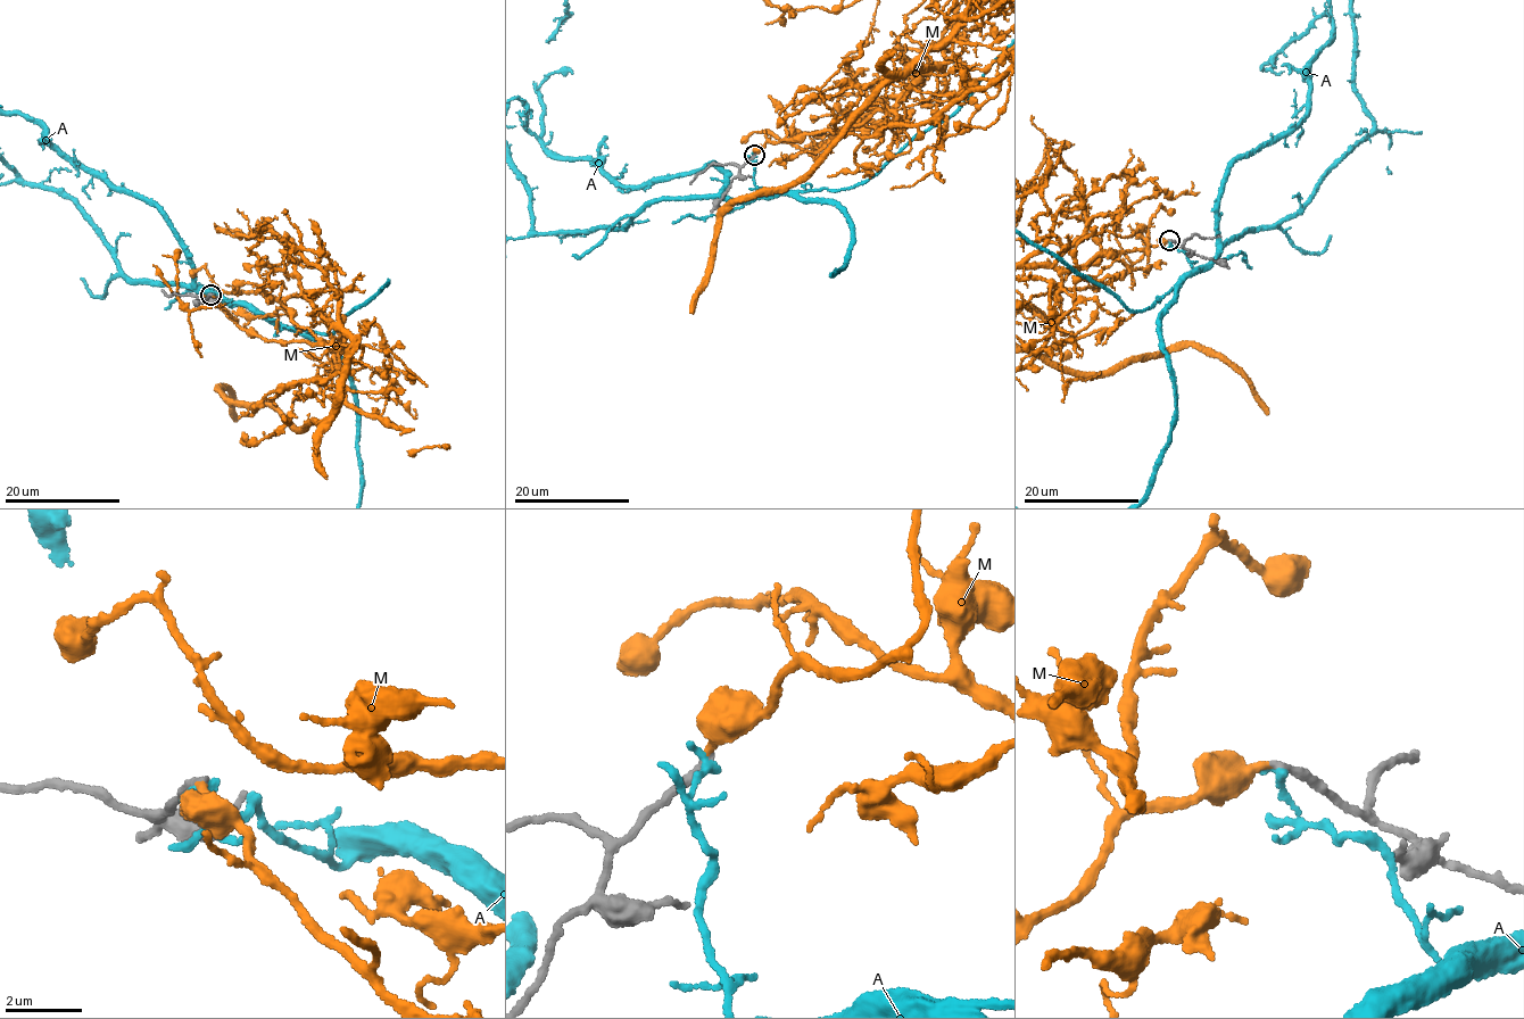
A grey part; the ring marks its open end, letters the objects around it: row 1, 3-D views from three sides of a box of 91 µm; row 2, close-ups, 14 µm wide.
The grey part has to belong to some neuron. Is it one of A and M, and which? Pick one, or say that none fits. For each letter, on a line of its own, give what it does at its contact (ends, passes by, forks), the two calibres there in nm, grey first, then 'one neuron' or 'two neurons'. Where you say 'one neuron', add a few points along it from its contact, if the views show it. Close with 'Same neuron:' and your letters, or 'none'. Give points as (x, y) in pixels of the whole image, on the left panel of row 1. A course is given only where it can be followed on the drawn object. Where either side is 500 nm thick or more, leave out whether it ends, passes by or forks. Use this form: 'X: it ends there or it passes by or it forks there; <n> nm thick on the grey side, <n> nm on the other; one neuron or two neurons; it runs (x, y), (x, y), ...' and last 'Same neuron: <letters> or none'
A: it ends there; 260 nm thick on the grey side, 240 nm on the other; two neurons
M: it ends there; 240 nm thick on the grey side, 280 nm on the other; one neuron
Same neuron: M

